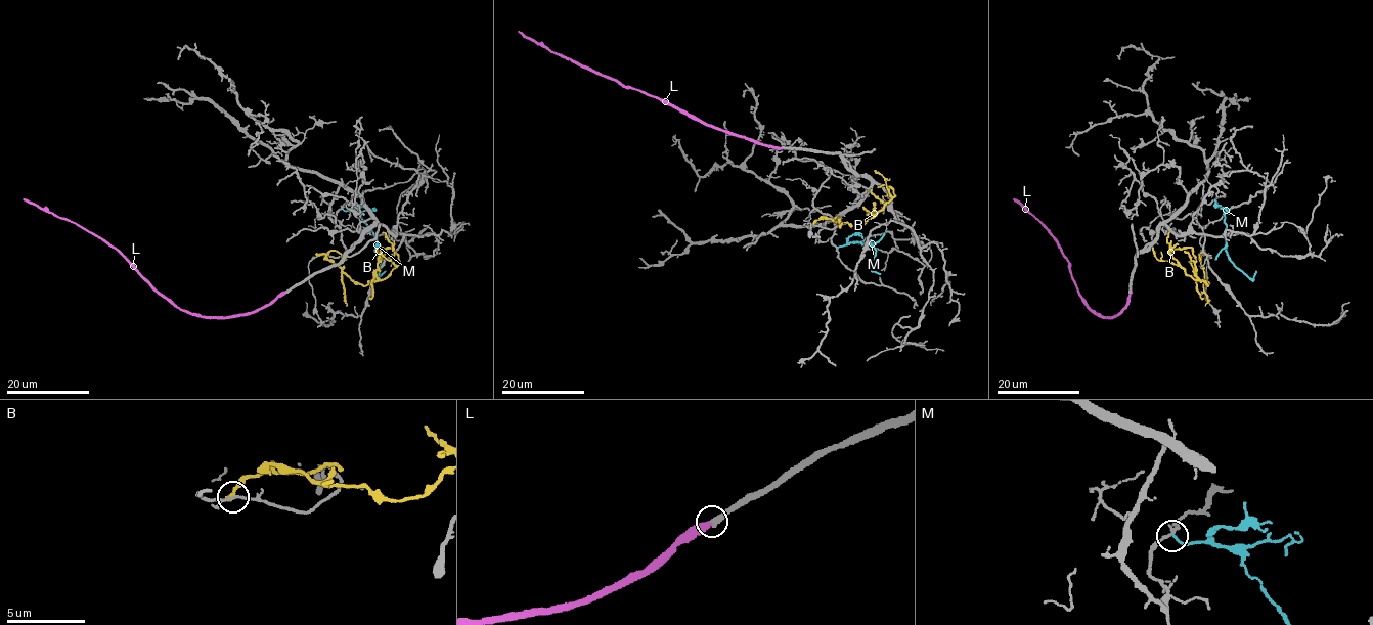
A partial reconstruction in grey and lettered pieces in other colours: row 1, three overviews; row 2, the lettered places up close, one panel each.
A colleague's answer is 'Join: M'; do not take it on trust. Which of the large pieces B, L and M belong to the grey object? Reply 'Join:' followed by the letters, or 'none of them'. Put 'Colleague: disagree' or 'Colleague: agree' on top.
Colleague: disagree
Join: none of them

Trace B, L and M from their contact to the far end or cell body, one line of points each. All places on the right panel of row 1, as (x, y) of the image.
B: (1207, 256), (1202, 254), (1199, 260), (1207, 285), (1193, 279), (1169, 252), (1169, 232)
L: (1130, 291), (1127, 302), (1116, 315), (1102, 316), (1093, 311), (1080, 296), (1069, 261), (1053, 237), (1013, 198)
M: (1230, 209), (1225, 214), (1227, 255), (1250, 278), (1256, 271)

